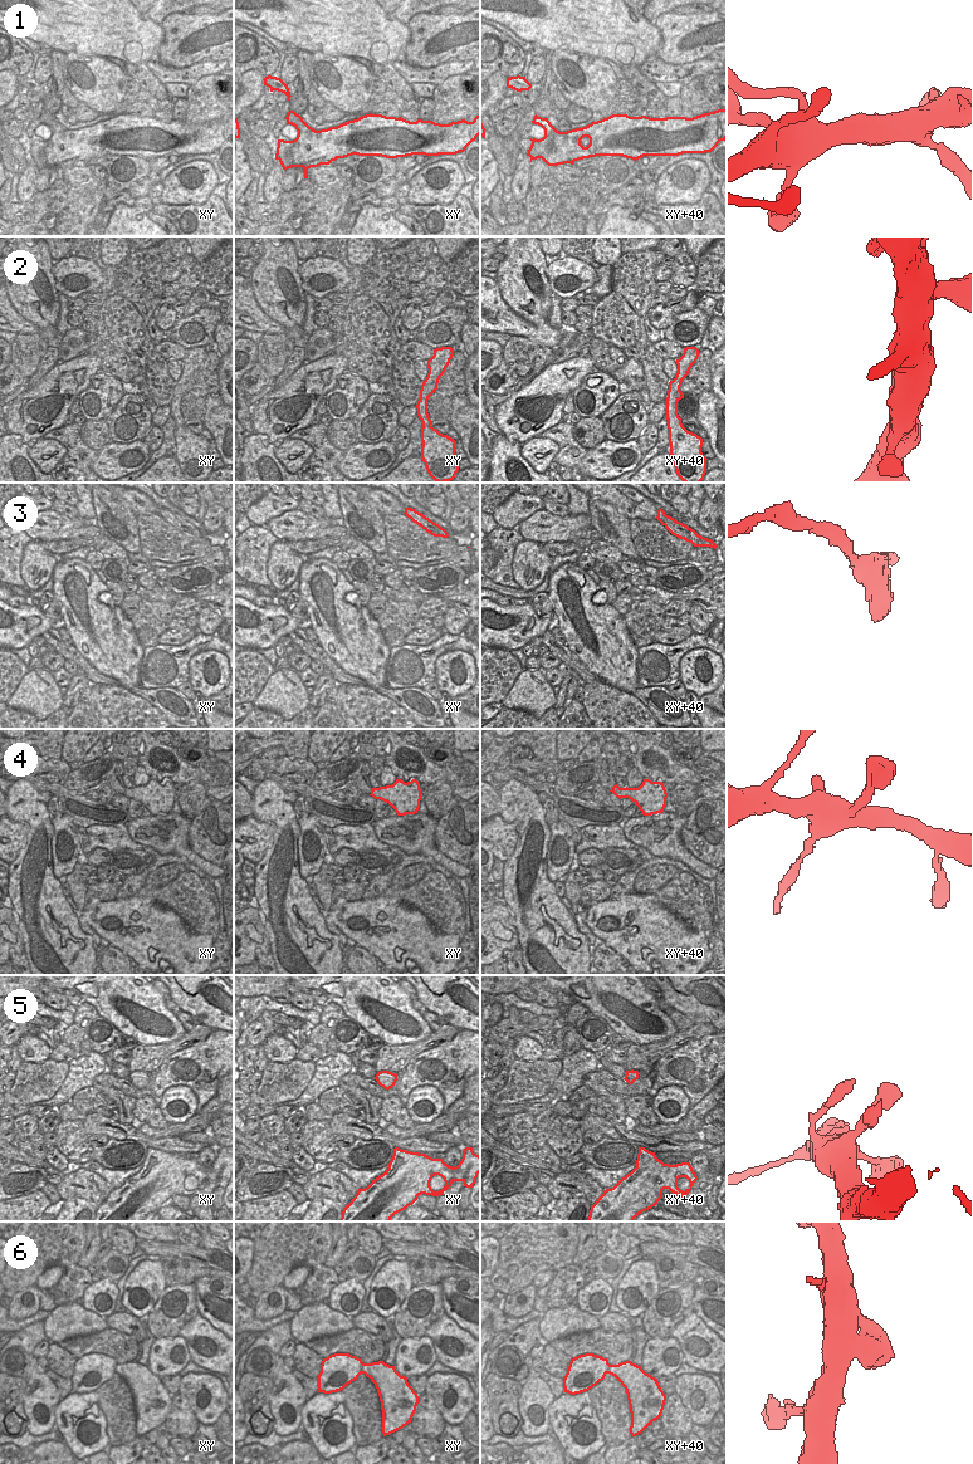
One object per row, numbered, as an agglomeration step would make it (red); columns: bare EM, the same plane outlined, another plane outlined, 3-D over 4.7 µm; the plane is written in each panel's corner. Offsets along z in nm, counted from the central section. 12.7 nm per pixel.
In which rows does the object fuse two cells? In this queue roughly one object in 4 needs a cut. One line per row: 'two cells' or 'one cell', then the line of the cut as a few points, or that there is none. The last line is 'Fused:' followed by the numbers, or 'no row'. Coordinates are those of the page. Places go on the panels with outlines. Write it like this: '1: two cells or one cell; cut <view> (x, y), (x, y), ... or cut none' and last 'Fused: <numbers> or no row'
1: two cells; cut xy (288, 88), (282, 92)
2: two cells; cut xy+40 (676, 405), (666, 419)
3: one cell; cut none
4: one cell; cut none
5: one cell; cut none
6: one cell; cut none
Fused: 1, 2

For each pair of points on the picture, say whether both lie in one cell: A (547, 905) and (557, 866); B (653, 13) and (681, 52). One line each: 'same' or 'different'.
A: different
B: different

